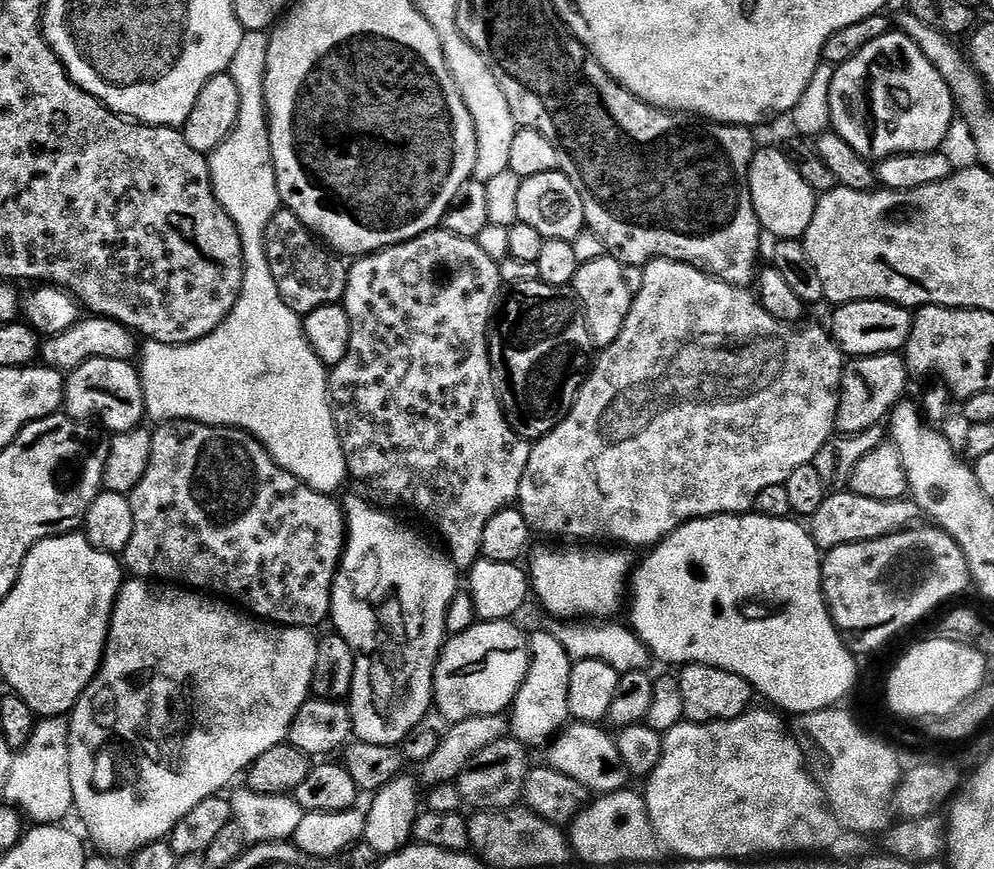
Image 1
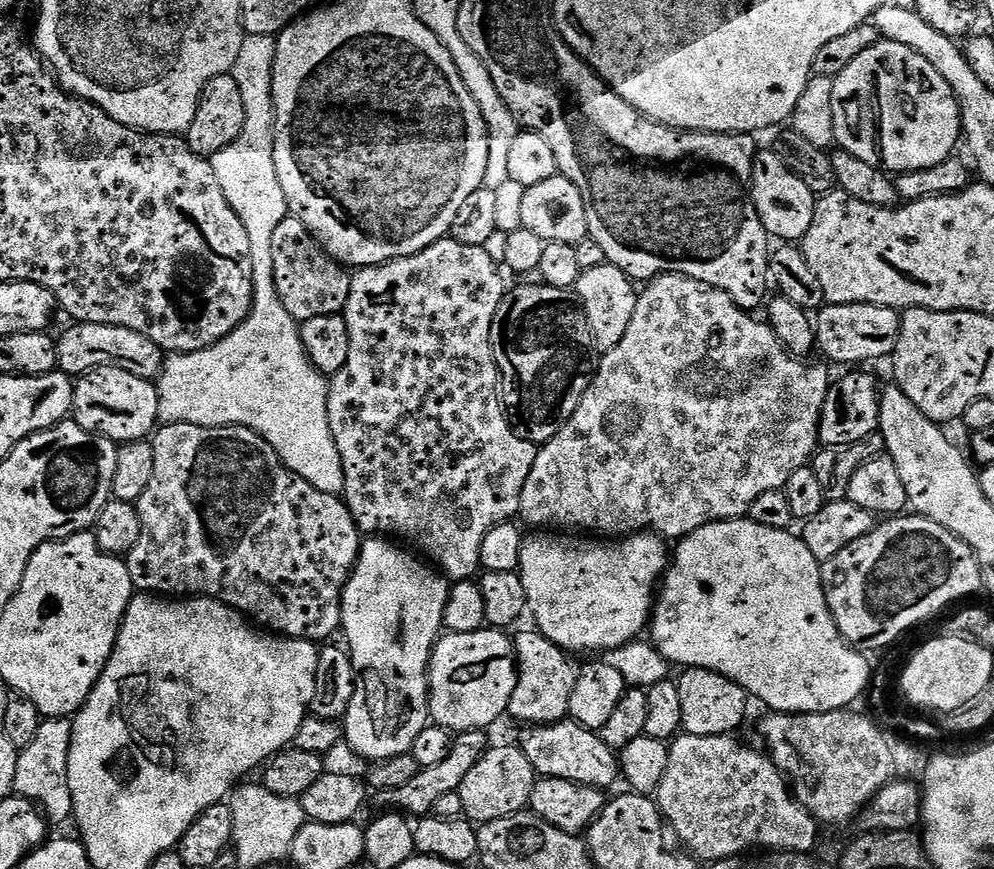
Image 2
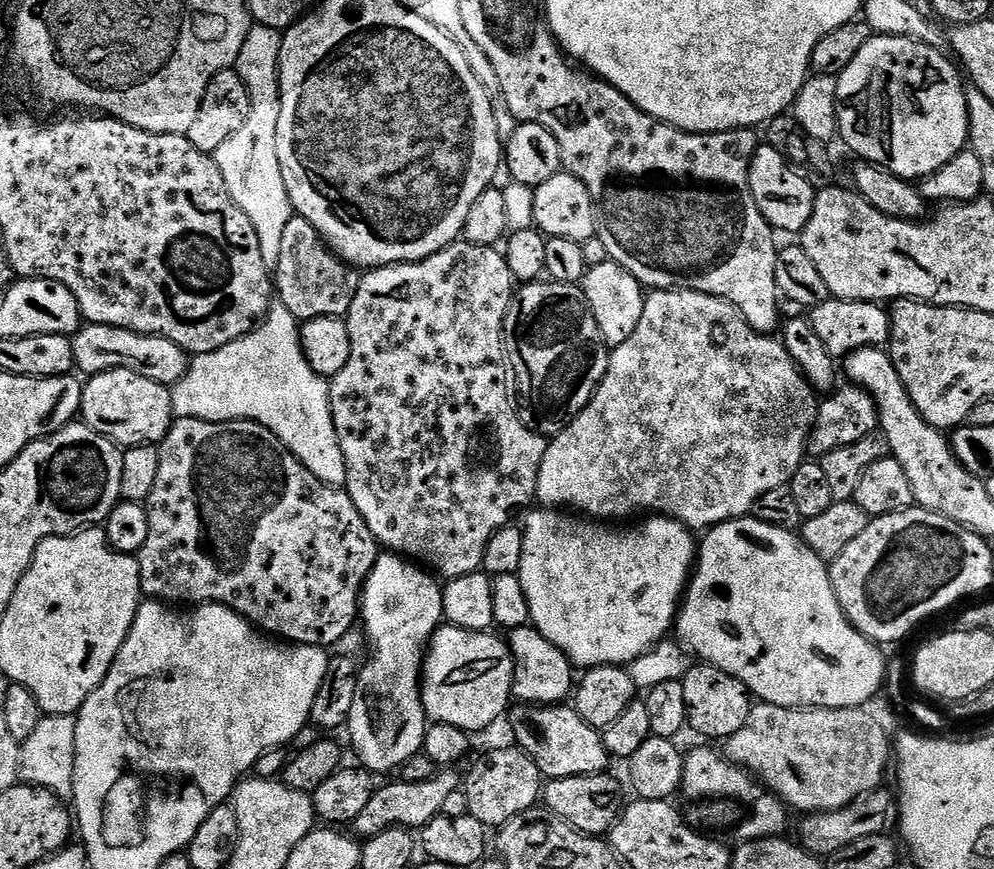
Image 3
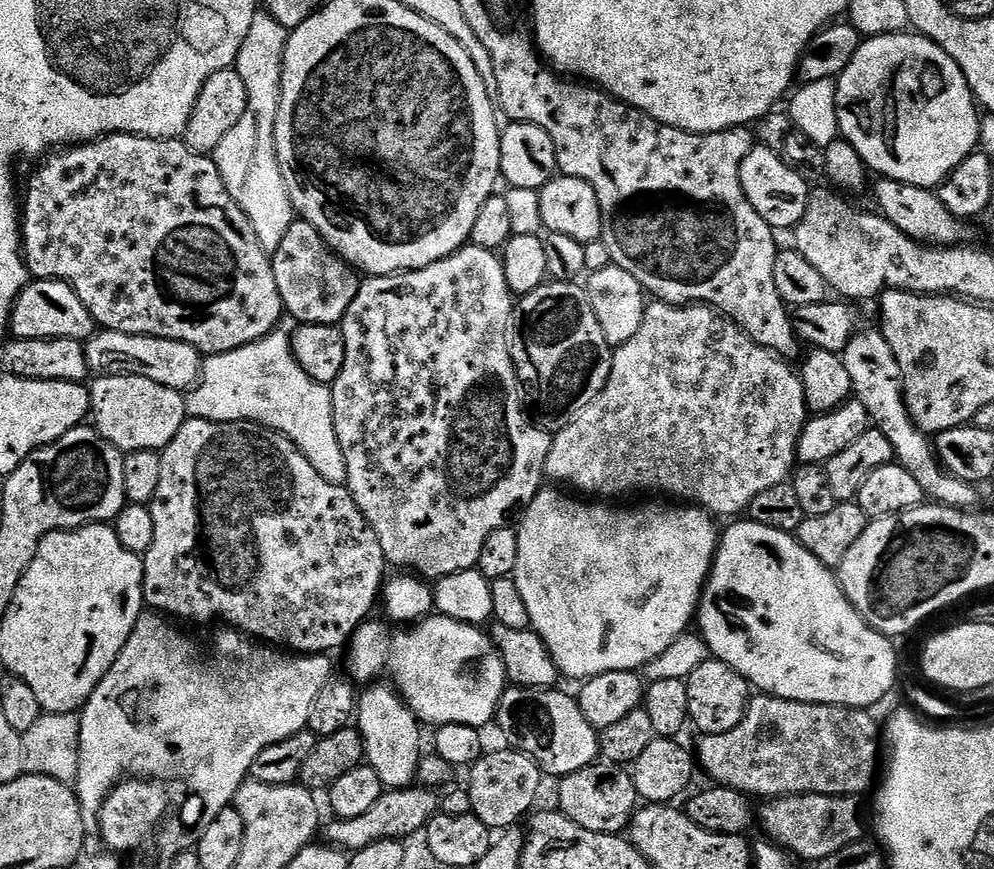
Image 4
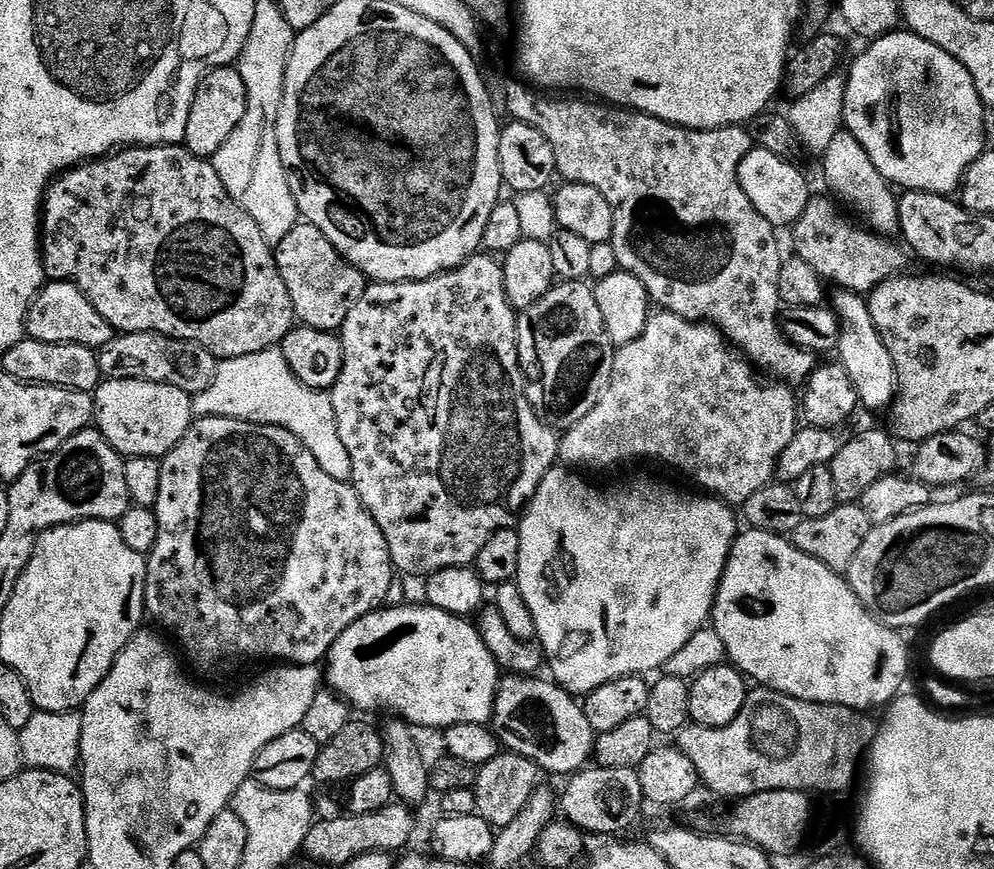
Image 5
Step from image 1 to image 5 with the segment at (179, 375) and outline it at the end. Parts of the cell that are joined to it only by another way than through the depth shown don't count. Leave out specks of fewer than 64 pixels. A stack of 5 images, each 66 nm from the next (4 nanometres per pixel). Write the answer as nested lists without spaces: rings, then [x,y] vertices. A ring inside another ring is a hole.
[[[279,347],[267,348],[258,354],[246,354],[242,358],[230,358],[220,360],[216,366],[214,382],[206,386],[206,390],[195,393],[192,396],[192,415],[199,418],[201,416],[221,416],[222,418],[234,418],[235,420],[245,420],[251,424],[269,424],[290,430],[294,438],[298,438],[318,458],[318,466],[330,474],[330,478],[351,481],[352,467],[350,466],[350,453],[346,451],[346,446],[342,446],[342,437],[338,435],[338,422],[334,418],[334,406],[331,395],[327,391],[319,388],[311,388],[302,382],[290,370],[286,362],[283,351]]]

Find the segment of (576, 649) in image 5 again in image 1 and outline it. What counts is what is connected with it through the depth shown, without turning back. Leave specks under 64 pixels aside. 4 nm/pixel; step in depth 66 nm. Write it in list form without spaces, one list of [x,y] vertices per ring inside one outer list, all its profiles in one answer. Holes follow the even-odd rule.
[[[572,546],[576,548],[540,548],[531,553],[530,561],[532,560],[532,568],[530,567],[530,584],[534,589],[534,596],[544,603],[544,608],[552,616],[606,616],[602,618],[612,618],[616,611],[620,608],[620,603],[624,600],[624,583],[629,583],[630,572],[628,576],[628,567],[631,566],[632,560],[627,556],[627,551],[616,550],[620,552],[603,552],[603,547],[600,546]]]

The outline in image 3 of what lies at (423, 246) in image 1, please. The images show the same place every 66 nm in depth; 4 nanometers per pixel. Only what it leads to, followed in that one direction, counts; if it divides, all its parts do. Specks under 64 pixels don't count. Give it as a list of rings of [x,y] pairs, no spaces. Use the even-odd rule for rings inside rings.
[[[457,242],[412,264],[390,264],[386,268],[365,271],[359,277],[354,302],[346,317],[350,330],[350,362],[346,362],[338,375],[331,377],[328,389],[334,430],[342,446],[342,458],[346,458],[346,491],[354,506],[358,506],[358,514],[362,514],[366,526],[370,526],[370,534],[374,534],[381,549],[419,562],[445,581],[481,571],[490,538],[513,523],[512,515],[519,508],[527,509],[527,504],[536,500],[538,470],[542,466],[546,447],[546,440],[520,421],[512,392],[508,389],[510,365],[504,346],[504,319],[514,299],[514,281],[505,253],[496,251],[500,250],[492,246],[483,248],[477,244]]]

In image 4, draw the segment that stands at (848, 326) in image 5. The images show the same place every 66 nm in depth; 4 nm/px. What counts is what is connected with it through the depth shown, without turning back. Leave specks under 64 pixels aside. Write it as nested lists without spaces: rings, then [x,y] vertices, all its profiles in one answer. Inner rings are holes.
[[[857,331],[842,353],[844,365],[850,373],[850,382],[855,399],[862,402],[868,411],[868,419],[874,428],[890,440],[895,459],[918,481],[922,486],[925,497],[929,501],[943,504],[946,508],[961,510],[975,509],[977,490],[971,483],[960,481],[957,477],[949,475],[941,467],[937,459],[933,441],[921,432],[908,414],[904,405],[904,389],[900,382],[900,367],[898,358],[894,358],[894,350],[890,350],[890,342],[880,335],[879,331]]]

